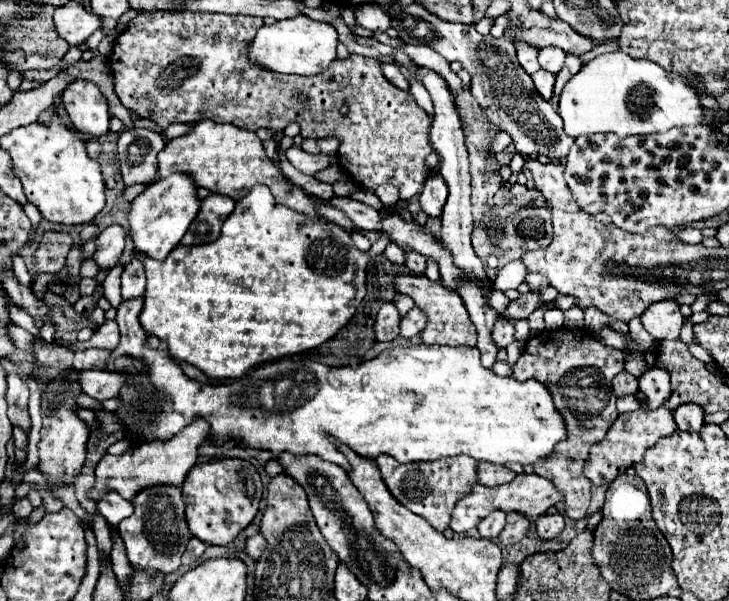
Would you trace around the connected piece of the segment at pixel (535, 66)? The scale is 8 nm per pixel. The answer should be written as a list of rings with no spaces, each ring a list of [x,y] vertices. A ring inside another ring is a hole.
[[[520,42],[520,44],[516,44],[516,54],[518,54],[520,66],[522,66],[528,74],[534,74],[536,70],[540,70],[540,64],[538,64],[538,60],[536,60],[536,56],[538,56],[538,50],[536,50],[536,48]]]

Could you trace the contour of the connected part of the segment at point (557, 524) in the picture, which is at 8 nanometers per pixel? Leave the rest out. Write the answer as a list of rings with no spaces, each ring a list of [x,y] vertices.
[[[542,514],[542,516],[538,516],[538,520],[536,520],[536,528],[538,528],[538,536],[540,536],[542,540],[554,540],[554,538],[558,538],[558,534],[560,534],[562,528],[564,528],[564,518],[562,518],[562,516]]]

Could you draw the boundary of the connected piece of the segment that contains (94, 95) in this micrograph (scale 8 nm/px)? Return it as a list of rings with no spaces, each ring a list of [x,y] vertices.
[[[74,80],[62,92],[62,102],[78,132],[100,138],[110,130],[108,100],[94,82]]]

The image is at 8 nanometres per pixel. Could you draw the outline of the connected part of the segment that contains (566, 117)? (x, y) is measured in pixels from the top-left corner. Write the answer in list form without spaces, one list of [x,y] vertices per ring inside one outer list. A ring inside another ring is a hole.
[[[620,50],[596,56],[566,82],[560,94],[558,114],[564,120],[564,132],[572,138],[590,136],[596,132],[612,132],[618,136],[650,134],[666,132],[674,126],[704,124],[698,94],[686,84],[682,76],[664,70],[656,62],[636,60]],[[642,88],[648,90],[648,104],[638,106],[638,110],[644,112],[636,112],[636,102],[632,100],[632,94]]]

